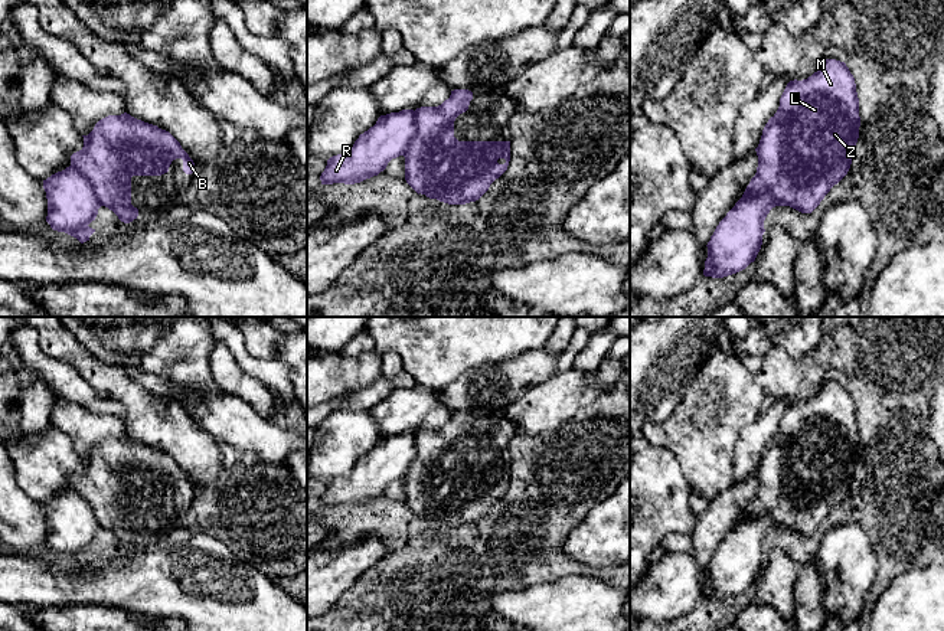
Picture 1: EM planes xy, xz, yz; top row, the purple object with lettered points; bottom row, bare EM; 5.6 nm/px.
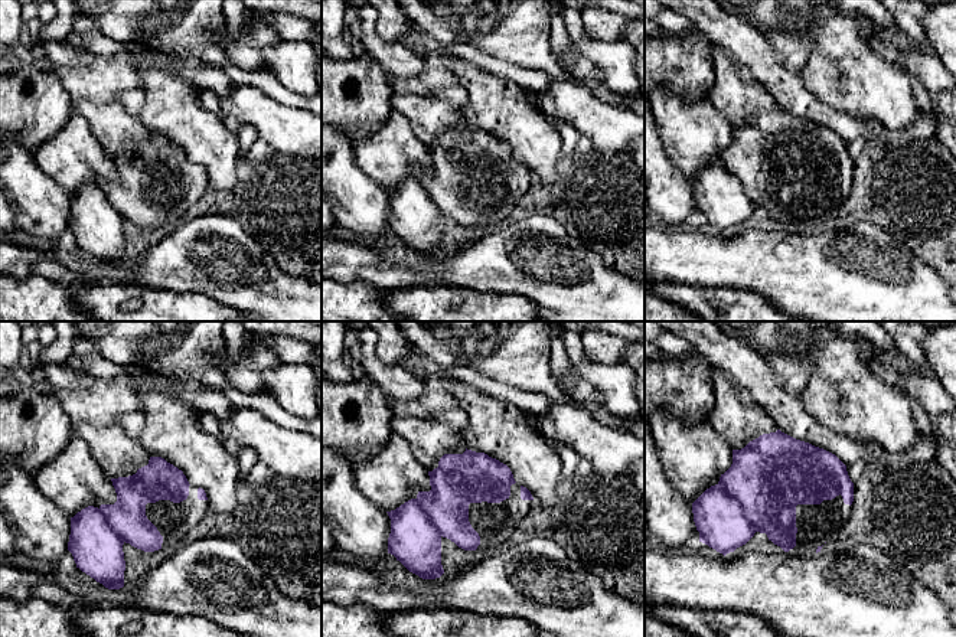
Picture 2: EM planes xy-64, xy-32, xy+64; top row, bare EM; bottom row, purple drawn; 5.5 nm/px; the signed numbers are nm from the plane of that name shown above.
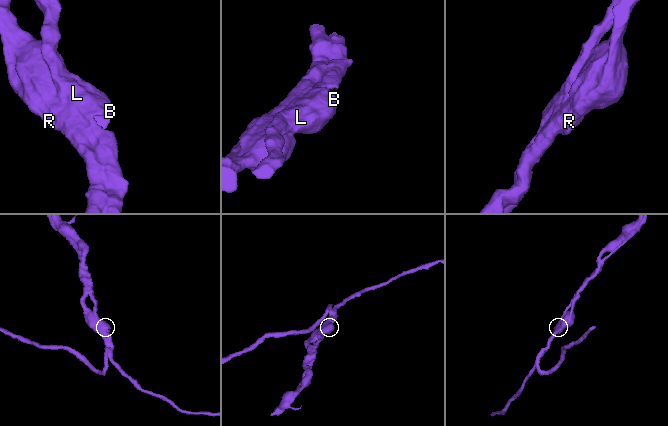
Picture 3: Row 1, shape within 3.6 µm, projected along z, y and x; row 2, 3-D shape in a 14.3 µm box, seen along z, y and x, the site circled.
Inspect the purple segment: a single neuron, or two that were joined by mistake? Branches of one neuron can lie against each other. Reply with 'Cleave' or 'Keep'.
Keep

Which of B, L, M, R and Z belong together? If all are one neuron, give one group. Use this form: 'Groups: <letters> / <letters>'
Groups: B L M R Z

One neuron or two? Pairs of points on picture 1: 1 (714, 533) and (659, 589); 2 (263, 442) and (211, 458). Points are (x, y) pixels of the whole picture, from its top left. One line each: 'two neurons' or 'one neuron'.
1: one neuron
2: two neurons

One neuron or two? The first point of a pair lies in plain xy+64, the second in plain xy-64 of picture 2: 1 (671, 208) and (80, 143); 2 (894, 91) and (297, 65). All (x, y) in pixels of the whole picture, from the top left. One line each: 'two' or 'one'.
1: one
2: two

